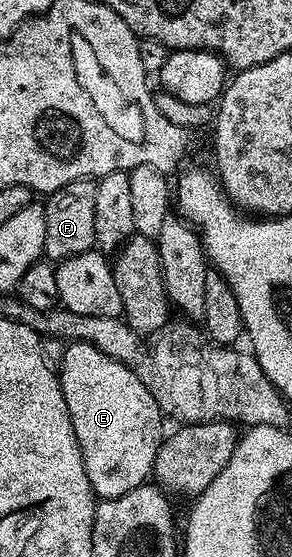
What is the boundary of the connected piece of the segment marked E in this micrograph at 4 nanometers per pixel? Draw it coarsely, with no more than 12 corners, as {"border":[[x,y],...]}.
{"border":[[68,342],[57,373],[100,499],[152,477],[165,415],[121,360]]}

